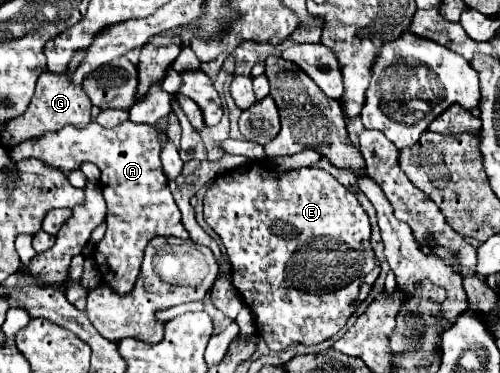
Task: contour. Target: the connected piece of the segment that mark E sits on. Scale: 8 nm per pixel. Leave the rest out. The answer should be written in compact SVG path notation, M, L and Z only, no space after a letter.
M250 161L238 169L232 169L224 175L220 175L206 191L204 195L204 221L212 227L212 231L222 239L228 259L232 263L232 285L238 289L240 297L244 299L244 305L252 311L256 331L258 335L266 341L266 345L272 351L284 351L292 343L302 343L302 345L318 345L330 337L334 337L348 321L348 317L354 315L352 305L360 303L362 299L368 297L372 285L378 279L380 265L378 259L372 251L370 245L370 223L368 215L362 209L362 205L356 201L354 193L350 193L346 187L342 187L330 173L318 169L318 167L302 167L302 169L292 169L292 171L274 171L268 167L268 161Z

